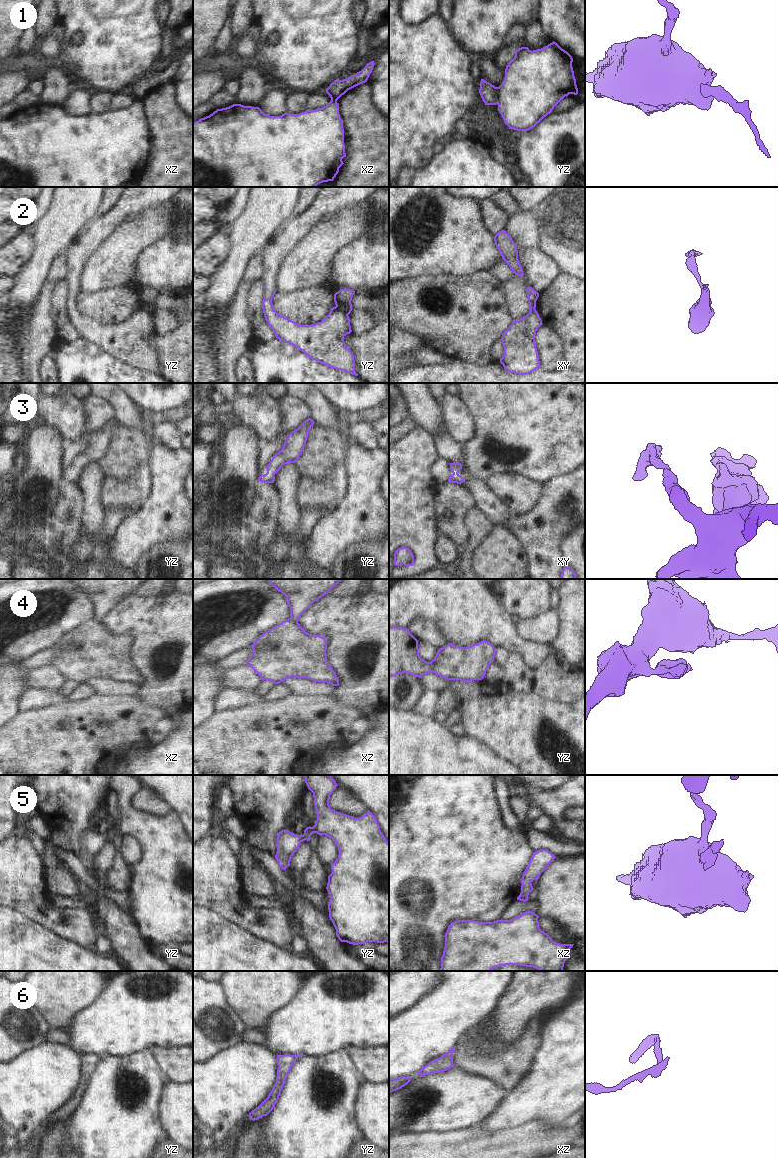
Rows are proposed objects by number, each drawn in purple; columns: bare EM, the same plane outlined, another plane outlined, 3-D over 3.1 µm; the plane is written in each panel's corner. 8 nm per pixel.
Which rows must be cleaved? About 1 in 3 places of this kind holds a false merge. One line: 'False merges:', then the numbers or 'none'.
False merges: 1, 2

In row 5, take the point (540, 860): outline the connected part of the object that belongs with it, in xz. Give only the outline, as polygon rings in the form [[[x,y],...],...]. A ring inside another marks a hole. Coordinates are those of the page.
[[[540,849],[533,852],[533,855],[521,878],[521,893],[517,900],[526,902],[528,895],[533,891],[532,882],[539,879],[541,873],[554,861],[556,856],[546,849]]]

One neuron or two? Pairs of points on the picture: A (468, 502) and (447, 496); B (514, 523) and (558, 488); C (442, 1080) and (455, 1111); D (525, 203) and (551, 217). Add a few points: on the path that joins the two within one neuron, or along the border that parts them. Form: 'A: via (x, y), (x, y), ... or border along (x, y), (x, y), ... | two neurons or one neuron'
A: via (463, 501), (452, 500) | one neuron
B: via (526, 523), (529, 523), (552, 500) | one neuron
C: via (442, 1088), (442, 1091), (454, 1103) | one neuron
D: border along (546, 197), (533, 209) | two neurons

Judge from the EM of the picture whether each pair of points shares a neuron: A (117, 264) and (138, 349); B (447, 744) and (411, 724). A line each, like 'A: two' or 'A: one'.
A: two
B: one

